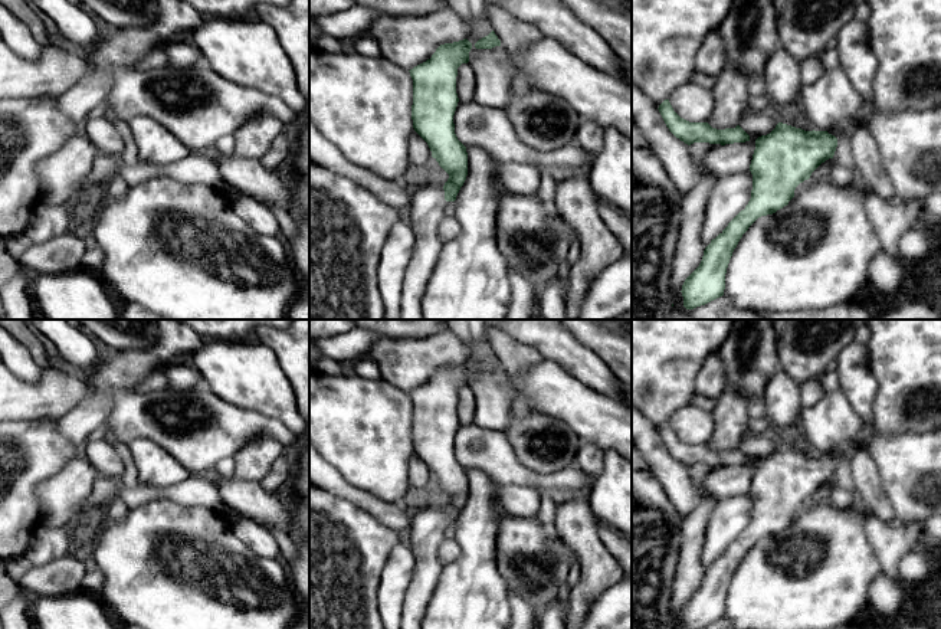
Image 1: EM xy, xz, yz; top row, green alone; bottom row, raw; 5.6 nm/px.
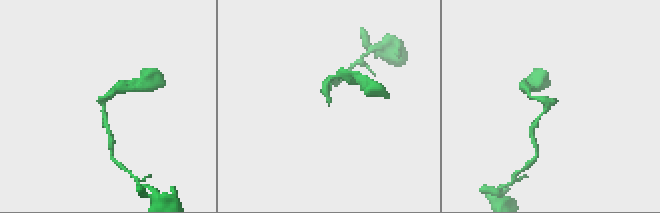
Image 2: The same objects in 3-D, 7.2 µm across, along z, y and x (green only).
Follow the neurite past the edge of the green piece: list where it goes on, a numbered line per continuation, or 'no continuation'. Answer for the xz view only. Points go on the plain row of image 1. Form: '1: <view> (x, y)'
1: xz (426, 534)

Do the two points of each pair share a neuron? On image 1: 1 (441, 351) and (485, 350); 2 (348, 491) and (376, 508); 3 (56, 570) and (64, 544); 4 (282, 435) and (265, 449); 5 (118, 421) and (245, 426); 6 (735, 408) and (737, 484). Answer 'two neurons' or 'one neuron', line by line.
1: two neurons
2: one neuron
3: two neurons
4: two neurons
5: one neuron
6: two neurons

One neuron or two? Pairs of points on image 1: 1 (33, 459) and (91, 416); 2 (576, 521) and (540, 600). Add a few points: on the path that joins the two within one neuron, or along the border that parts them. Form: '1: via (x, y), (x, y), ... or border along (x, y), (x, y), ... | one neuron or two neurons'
1: border along (56, 419), (56, 428), (81, 449) | two neurons
2: border along (558, 536), (576, 553), (579, 562) | two neurons

